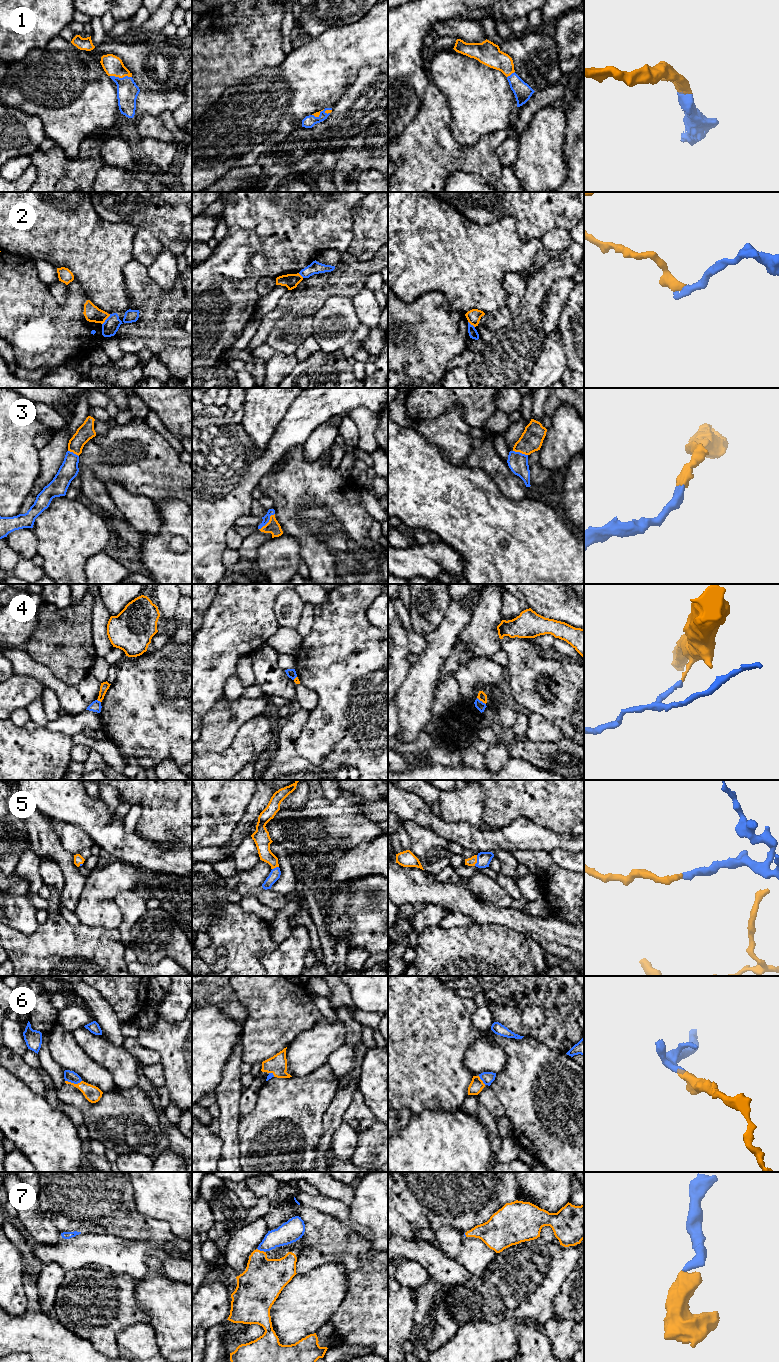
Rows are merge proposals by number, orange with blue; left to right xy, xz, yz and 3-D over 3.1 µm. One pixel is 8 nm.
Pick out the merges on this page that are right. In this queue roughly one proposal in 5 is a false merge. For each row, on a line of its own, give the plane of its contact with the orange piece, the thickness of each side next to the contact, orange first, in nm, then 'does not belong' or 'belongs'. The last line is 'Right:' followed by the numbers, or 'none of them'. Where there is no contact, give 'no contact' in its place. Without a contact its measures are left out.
1: meets orange in xy; 160 nm thick on the orange side, 180 nm on the other; belongs
2: meets orange in xy; 140 nm thick on the orange side, 130 nm on the other; does not belong
3: meets orange in xz; 110 nm thick on the orange side, 60 nm on the other; belongs
4: meets orange in yz; 70 nm thick on the orange side, 70 nm on the other; does not belong
5: meets orange in yz; 70 nm thick on the orange side, 110 nm on the other; belongs
6: meets orange in xy; 130 nm thick on the orange side, 90 nm on the other; belongs
7: meets orange in xz; 340 nm thick on the orange side, 160 nm on the other; belongs
Right: 1, 3, 5, 6, 7

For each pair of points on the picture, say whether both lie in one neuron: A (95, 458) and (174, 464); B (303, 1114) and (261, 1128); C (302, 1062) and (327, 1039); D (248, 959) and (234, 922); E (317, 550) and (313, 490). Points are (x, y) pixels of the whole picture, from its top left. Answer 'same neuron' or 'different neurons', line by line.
A: same neuron
B: same neuron
C: same neuron
D: same neuron
E: same neuron

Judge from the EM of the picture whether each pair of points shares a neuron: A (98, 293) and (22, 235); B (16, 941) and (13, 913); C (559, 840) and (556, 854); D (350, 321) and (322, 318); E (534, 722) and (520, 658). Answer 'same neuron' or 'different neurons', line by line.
A: same neuron
B: different neurons
C: different neurons
D: same neuron
E: different neurons

